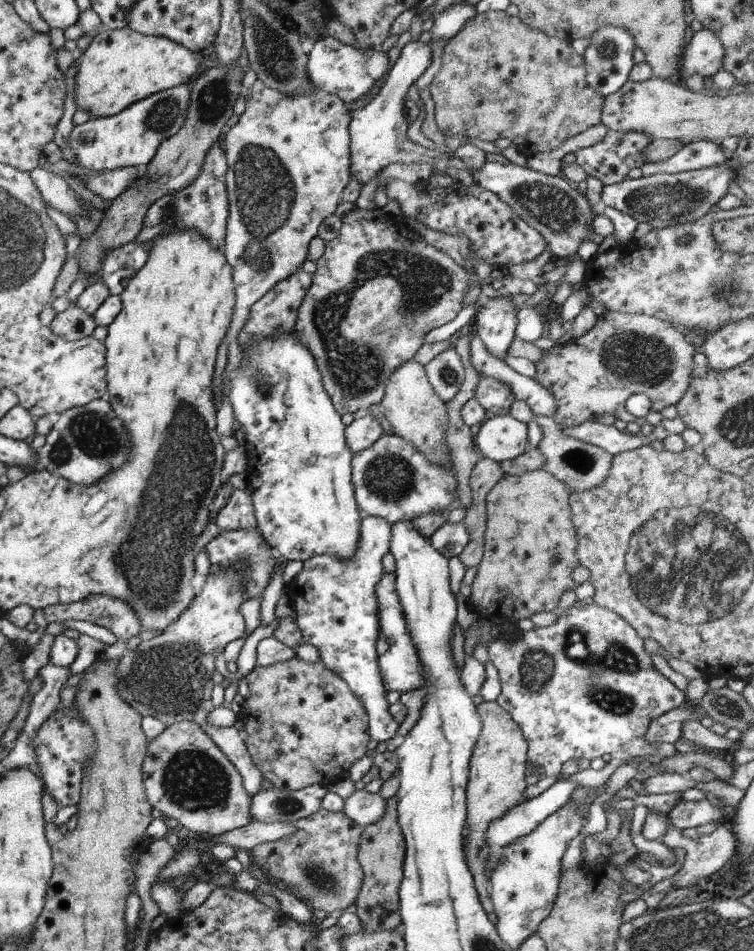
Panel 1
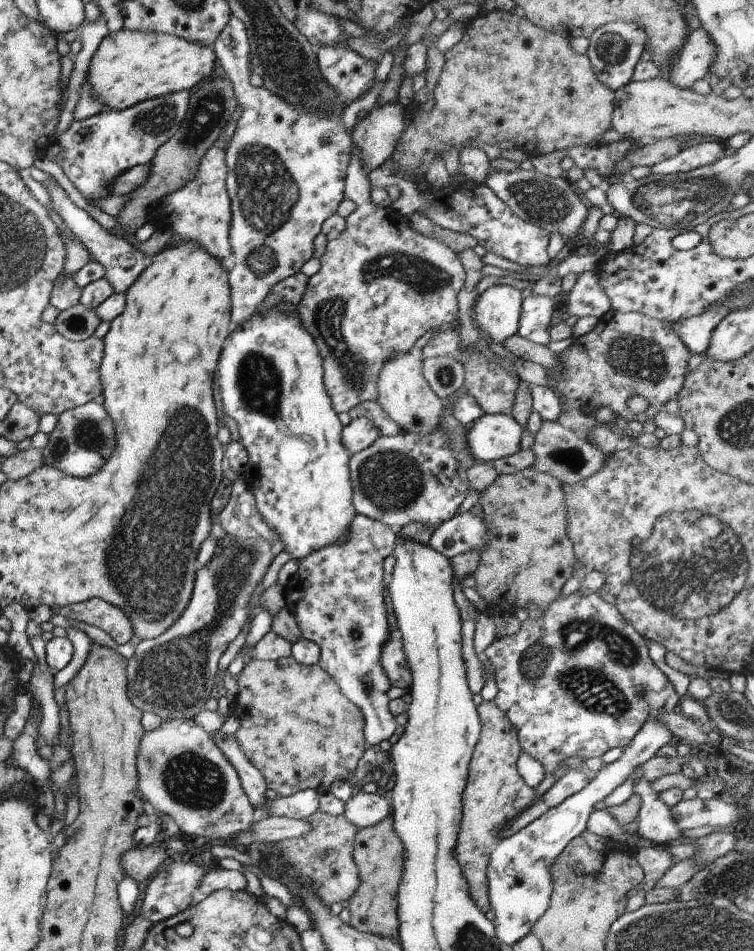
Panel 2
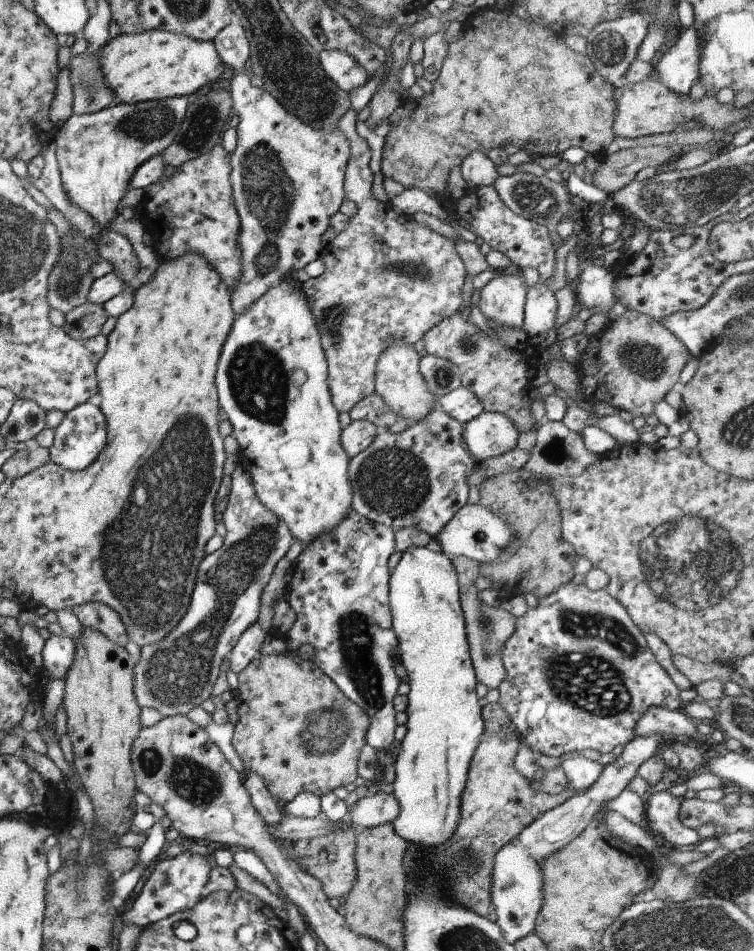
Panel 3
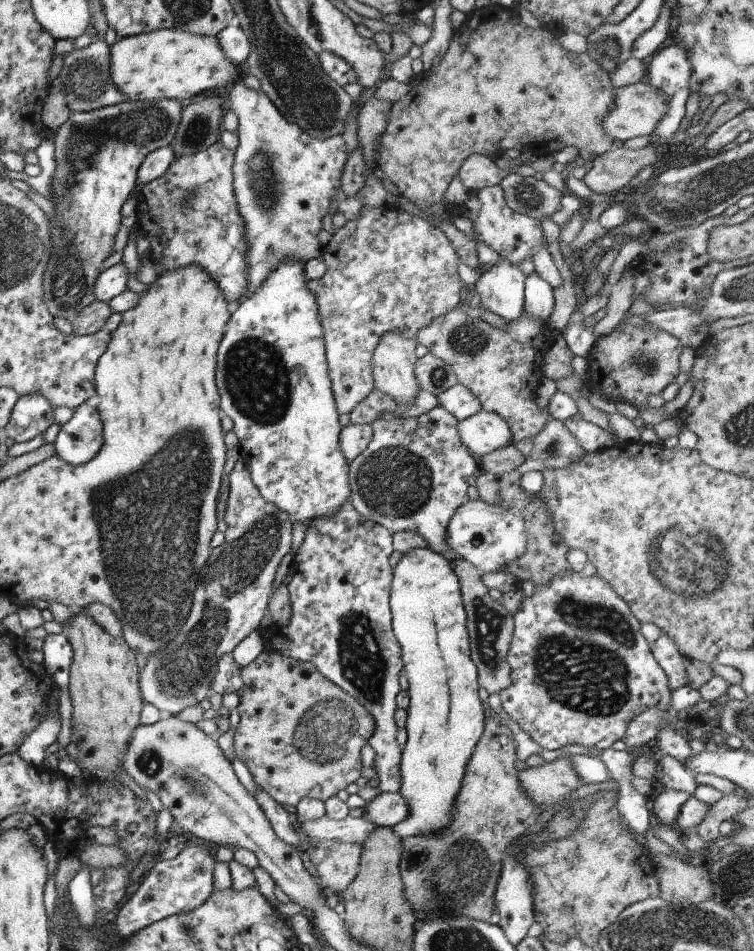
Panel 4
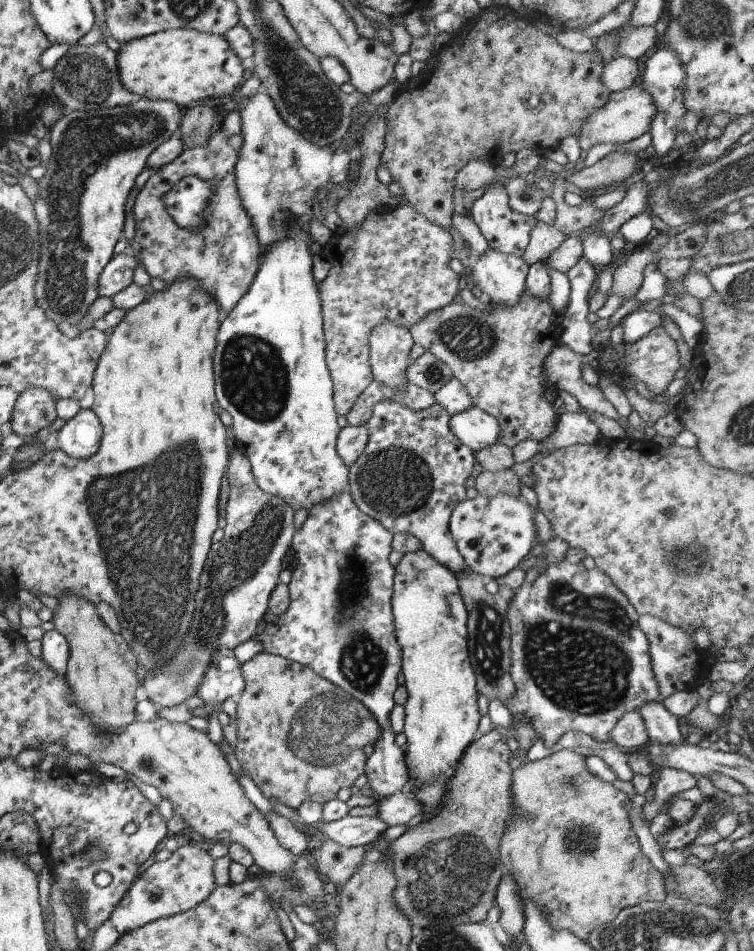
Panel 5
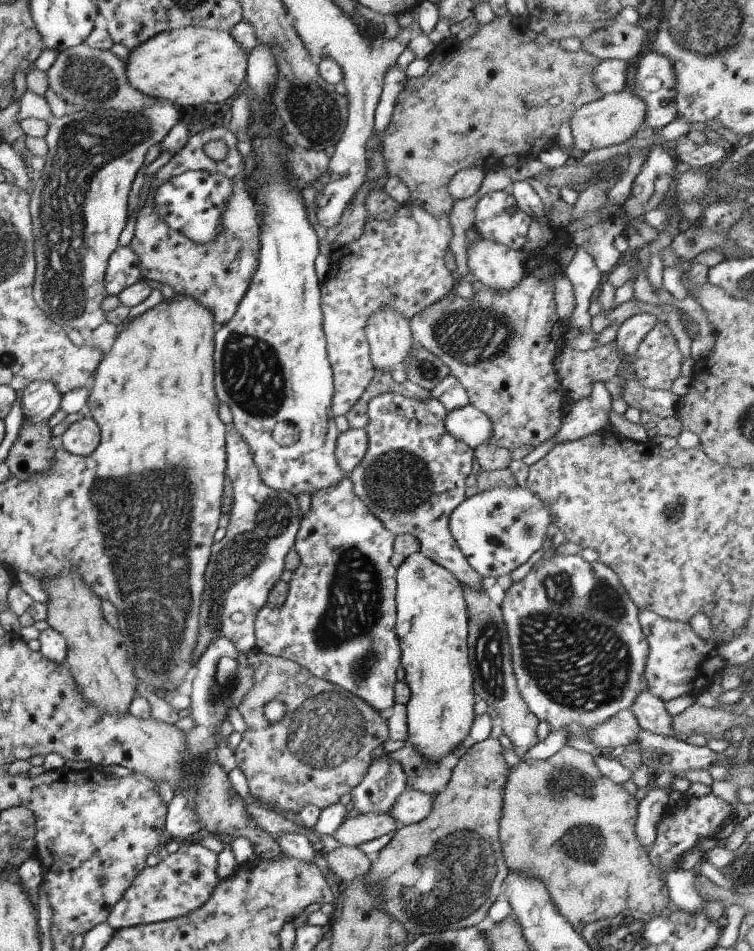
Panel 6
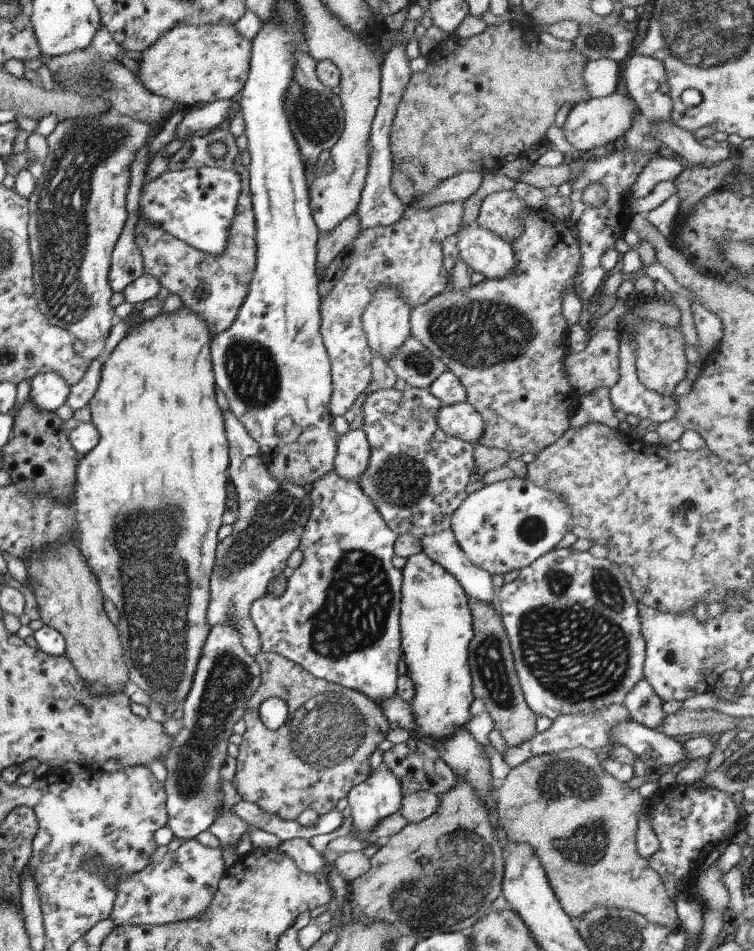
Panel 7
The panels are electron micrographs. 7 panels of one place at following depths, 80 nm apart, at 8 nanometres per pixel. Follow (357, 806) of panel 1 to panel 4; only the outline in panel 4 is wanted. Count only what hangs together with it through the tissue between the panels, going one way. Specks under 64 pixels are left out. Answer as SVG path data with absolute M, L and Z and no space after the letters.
M381 792L365 803L361 817L372 822L375 827L391 828L401 822L407 813L407 805L399 793Z

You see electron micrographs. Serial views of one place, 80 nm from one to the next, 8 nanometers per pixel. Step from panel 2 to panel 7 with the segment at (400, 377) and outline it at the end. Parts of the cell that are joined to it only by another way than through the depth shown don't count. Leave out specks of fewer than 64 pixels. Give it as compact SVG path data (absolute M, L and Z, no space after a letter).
M378 287L361 314L362 333L373 356L387 362L410 336L409 308L390 287Z

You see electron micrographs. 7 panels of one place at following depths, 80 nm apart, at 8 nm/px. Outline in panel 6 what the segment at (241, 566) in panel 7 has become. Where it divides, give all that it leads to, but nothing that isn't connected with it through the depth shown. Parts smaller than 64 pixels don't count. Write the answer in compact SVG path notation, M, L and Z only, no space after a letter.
M232 425L227 426L224 450L226 468L224 474L231 481L233 504L225 536L213 542L209 562L204 568L205 588L199 606L197 644L193 646L193 660L201 656L203 648L213 638L227 638L237 650L245 655L255 650L253 618L257 610L266 604L273 584L284 570L285 556L293 549L293 542L303 514L299 514L296 497L289 492L275 491L265 487L257 464L249 452L247 442L241 440Z

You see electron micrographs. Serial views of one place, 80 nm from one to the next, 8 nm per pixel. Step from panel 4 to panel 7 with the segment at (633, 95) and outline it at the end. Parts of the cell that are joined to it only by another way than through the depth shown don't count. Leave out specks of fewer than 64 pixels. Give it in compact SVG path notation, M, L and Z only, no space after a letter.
M611 93L604 97L591 97L570 108L561 128L562 134L578 152L587 152L601 146L610 147L619 143L623 134L629 130L637 110L636 104L627 95Z

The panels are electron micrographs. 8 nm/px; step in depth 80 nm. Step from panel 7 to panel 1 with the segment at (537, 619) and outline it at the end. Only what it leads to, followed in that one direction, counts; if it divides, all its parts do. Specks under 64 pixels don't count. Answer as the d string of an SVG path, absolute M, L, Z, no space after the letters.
M585 600L582 603L586 604L583 607L575 608L572 606L566 612L561 610L554 611L557 615L557 620L554 624L548 627L534 627L532 630L522 632L519 638L511 638L511 640L496 639L487 646L487 656L489 662L494 666L497 671L498 679L500 682L500 693L495 702L509 713L513 722L517 723L520 728L523 738L526 740L526 760L527 763L532 763L543 769L545 776L540 778L535 785L528 785L524 790L525 800L531 799L544 790L547 790L556 780L559 774L560 766L563 762L571 760L571 758L599 758L603 754L610 754L612 756L632 756L639 758L639 756L653 756L659 752L659 743L650 743L646 739L646 732L649 723L658 716L665 714L671 709L677 708L679 705L686 701L684 692L673 686L668 678L665 678L651 662L650 656L646 655L643 651L642 640L637 636L637 633L629 626L620 616L614 612L597 606L591 600Z

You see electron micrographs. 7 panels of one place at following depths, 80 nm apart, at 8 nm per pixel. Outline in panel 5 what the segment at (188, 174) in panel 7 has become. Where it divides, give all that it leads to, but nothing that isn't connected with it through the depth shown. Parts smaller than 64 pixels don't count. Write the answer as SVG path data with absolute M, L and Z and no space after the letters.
M188 176L182 178L176 185L173 185L167 194L163 197L163 202L166 208L166 213L175 221L175 224L180 227L196 227L207 221L207 212L204 206L212 193L209 179L199 180L196 176Z

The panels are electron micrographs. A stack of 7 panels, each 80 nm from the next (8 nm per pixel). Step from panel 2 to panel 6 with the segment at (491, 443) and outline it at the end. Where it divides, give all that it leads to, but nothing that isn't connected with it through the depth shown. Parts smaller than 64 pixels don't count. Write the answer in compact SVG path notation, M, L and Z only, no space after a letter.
M469 403L447 410L443 426L450 436L467 444L472 450L487 443L491 434L489 418Z

